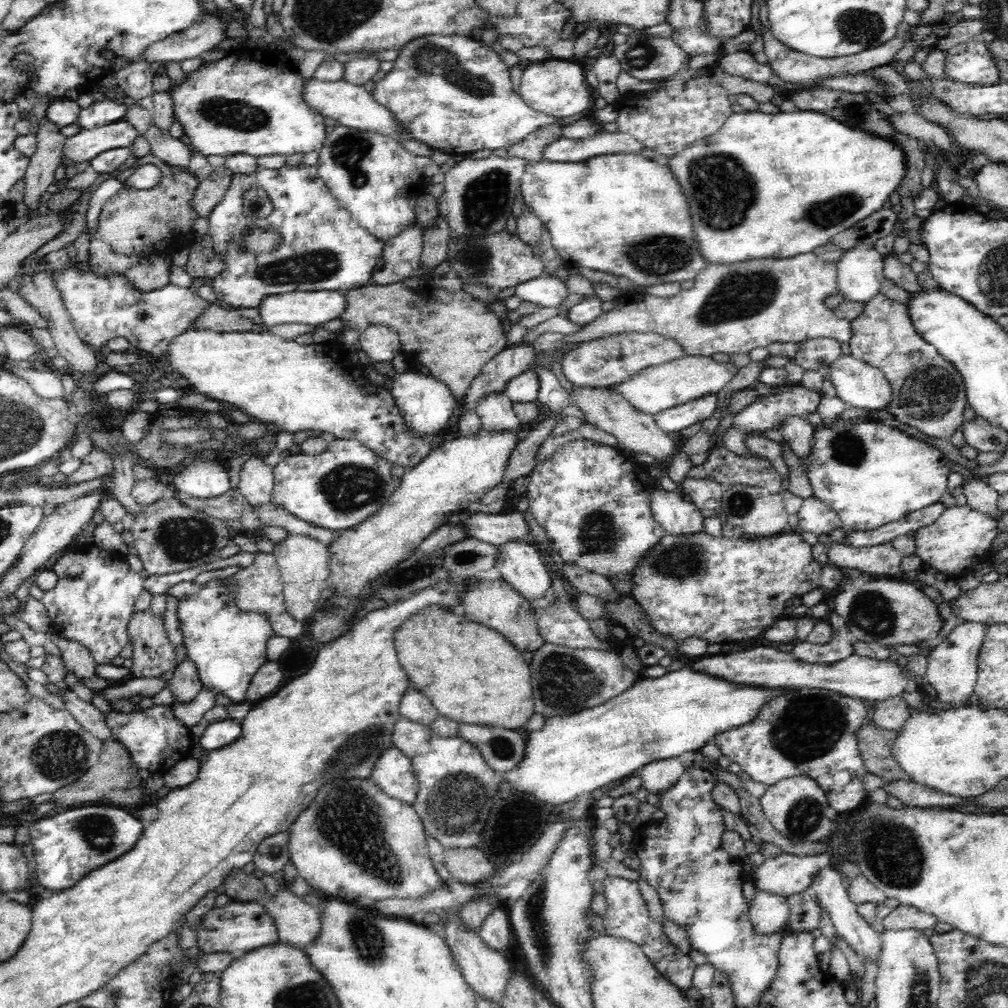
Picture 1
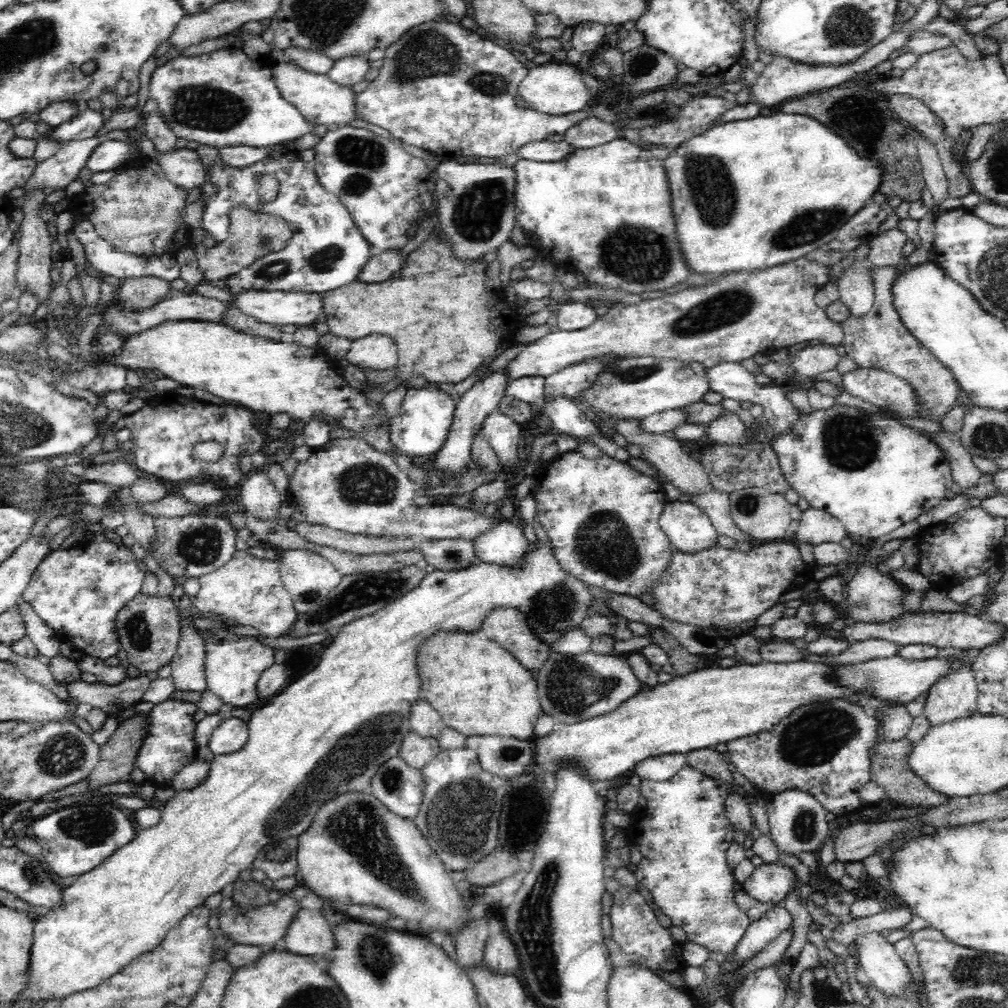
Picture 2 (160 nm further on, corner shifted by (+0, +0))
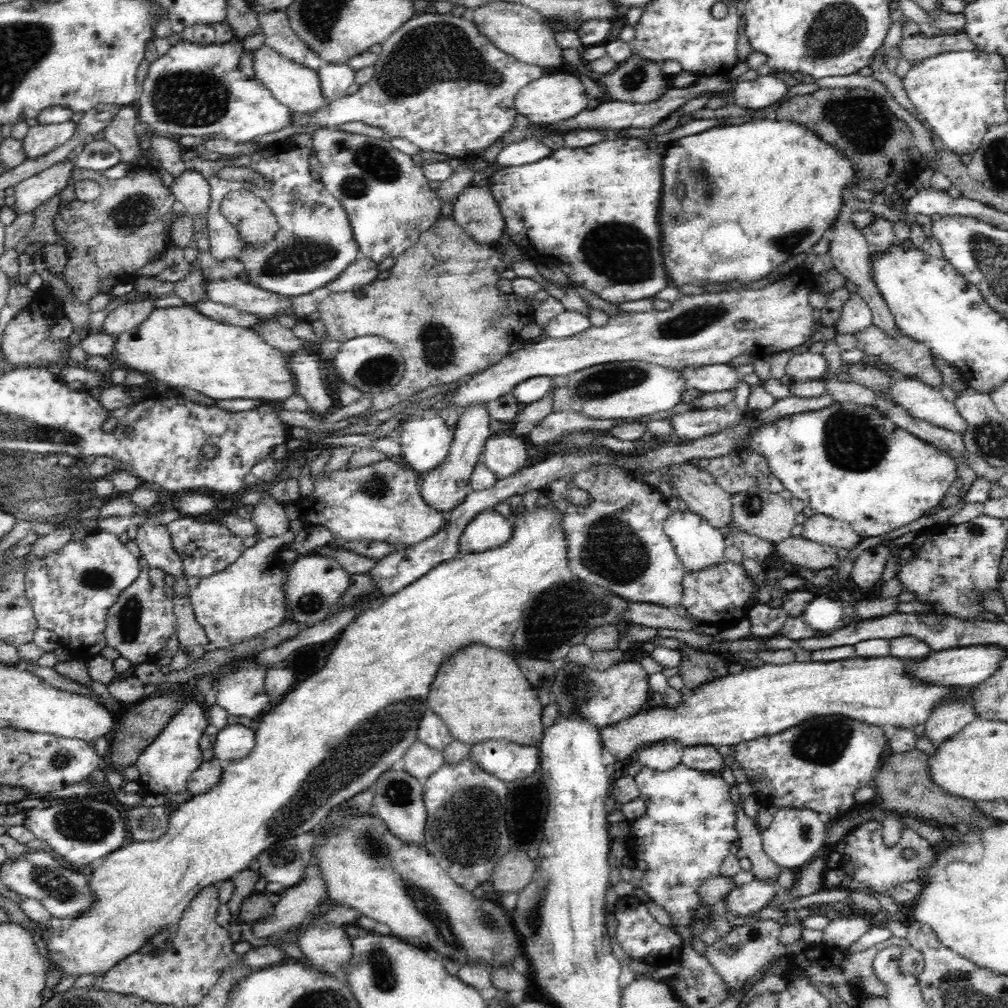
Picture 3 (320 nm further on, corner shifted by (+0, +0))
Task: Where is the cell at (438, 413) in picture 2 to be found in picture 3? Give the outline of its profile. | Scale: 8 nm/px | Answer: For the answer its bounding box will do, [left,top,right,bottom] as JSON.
[398,412,454,474]

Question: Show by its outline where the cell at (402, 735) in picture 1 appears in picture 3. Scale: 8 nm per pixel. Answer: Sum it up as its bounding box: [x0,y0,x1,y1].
[400,740,445,781]

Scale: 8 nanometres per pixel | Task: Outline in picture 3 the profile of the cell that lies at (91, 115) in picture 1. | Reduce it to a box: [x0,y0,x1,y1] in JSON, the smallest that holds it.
[22,120,76,159]

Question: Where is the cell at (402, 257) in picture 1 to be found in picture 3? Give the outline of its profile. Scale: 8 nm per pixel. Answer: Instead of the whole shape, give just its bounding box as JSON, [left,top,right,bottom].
[326,254,377,292]

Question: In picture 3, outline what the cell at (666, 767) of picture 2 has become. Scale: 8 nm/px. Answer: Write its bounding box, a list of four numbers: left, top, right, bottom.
[638,742,684,772]

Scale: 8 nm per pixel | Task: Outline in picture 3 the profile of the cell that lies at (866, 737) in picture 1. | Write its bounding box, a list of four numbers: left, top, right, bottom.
[872,748,1003,833]

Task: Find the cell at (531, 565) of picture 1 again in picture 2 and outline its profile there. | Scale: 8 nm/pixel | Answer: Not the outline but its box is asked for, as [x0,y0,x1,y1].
[472,520,528,570]

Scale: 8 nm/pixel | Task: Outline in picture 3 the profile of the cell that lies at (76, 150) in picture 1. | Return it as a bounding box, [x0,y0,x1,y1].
[10,161,75,217]

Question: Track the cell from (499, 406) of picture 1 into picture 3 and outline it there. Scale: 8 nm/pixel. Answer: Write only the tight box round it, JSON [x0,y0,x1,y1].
[482,431,529,480]

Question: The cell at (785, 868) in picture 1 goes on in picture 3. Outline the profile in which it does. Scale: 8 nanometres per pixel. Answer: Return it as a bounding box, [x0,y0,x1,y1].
[726,880,777,917]

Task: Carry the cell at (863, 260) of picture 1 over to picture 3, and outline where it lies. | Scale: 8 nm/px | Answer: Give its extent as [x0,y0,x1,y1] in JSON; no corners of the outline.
[834,292,873,351]

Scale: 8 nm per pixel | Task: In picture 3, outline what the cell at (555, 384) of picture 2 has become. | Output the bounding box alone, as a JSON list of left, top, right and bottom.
[508,384,557,437]

